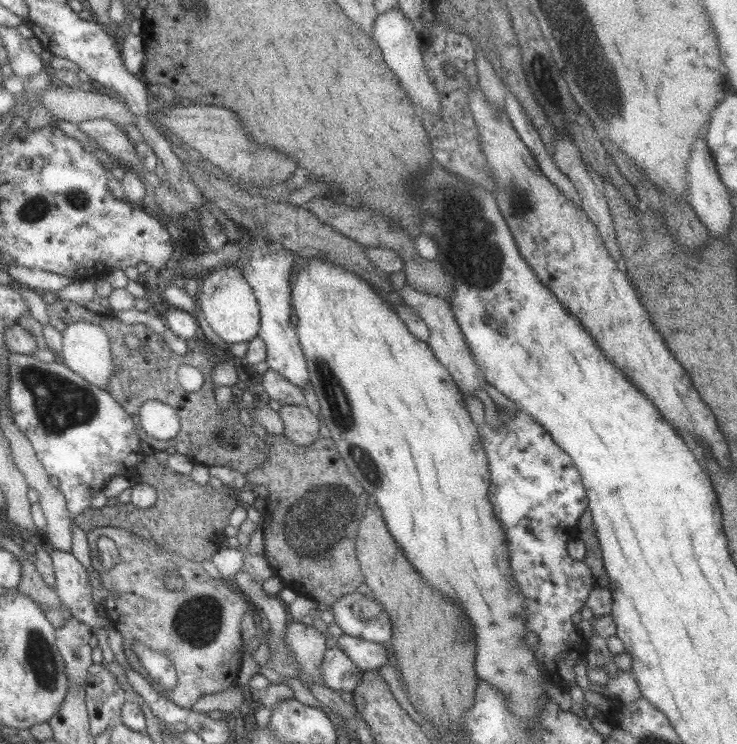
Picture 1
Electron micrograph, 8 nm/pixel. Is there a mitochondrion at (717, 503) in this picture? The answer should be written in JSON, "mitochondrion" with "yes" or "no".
{"mitochondrion":"no"}

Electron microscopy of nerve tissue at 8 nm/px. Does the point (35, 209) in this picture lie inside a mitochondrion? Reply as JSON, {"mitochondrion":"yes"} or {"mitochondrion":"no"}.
{"mitochondrion":"yes"}

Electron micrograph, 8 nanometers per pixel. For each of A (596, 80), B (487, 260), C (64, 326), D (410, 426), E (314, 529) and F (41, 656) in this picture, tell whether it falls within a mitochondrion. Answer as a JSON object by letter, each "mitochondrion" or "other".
{"A":"mitochondrion","B":"mitochondrion","C":"other","D":"other","E":"mitochondrion","F":"mitochondrion"}

